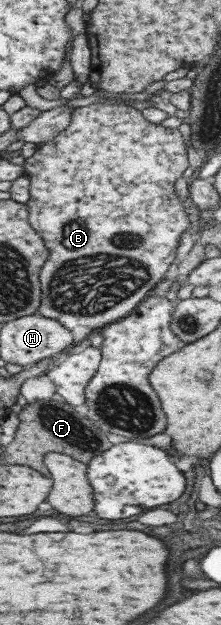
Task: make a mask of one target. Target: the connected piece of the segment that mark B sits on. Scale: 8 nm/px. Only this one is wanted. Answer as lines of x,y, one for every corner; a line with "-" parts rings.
95,104
85,105
73,109
69,126
57,136
47,141
44,145
37,145
34,153
25,158
22,169
25,176
29,178
28,198
26,205
29,225
39,234
39,238
49,251
47,261
43,263
38,278
40,281
41,303
37,309
43,317
58,321
65,329
72,330
73,327
83,326
92,329
92,333
98,327
106,326
115,320
125,317
143,298
154,289
156,283
167,277
169,264
175,258
175,251
179,243
179,235
189,229
189,218
183,212
184,198
177,195
174,190
175,181
181,177
188,167
186,150
183,137
177,129
164,129
161,125
153,125
143,118
141,111
121,104

